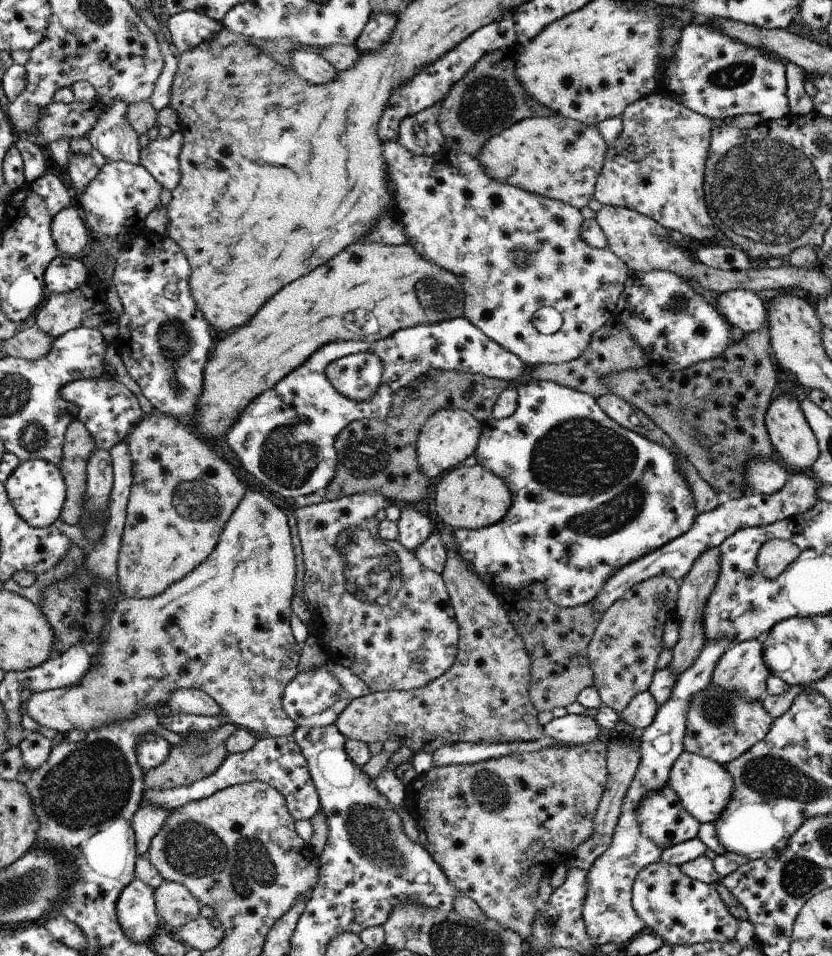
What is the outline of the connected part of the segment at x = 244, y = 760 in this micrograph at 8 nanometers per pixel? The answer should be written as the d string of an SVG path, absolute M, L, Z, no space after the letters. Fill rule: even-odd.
M293 735L284 737L259 736L256 744L246 752L228 754L225 762L213 775L199 780L190 786L171 788L170 790L148 790L142 802L150 804L154 808L164 808L172 811L175 808L184 807L185 804L212 796L215 792L224 790L230 786L249 783L254 780L273 785L282 793L289 806L289 812L296 820L309 820L321 808L320 797L314 784L312 774L309 772L308 761L302 753L301 746L294 740Z

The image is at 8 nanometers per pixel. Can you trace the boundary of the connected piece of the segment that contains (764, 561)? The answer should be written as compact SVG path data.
M772 539L765 542L756 556L758 570L764 578L776 580L800 556L800 551L800 548L789 540Z

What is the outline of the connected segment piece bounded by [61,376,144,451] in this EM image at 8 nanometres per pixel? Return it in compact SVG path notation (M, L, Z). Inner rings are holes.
M98 376L90 380L77 380L63 387L61 395L64 400L76 405L77 419L85 422L97 443L97 448L108 451L116 447L118 443L126 441L126 436L138 425L138 421L144 414L140 410L136 396L124 384L112 378Z

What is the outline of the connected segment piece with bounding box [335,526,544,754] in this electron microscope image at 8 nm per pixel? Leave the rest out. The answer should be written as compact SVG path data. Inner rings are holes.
M450 526L439 528L440 540L447 550L443 576L450 603L459 626L458 654L454 664L432 680L430 684L410 691L370 692L365 697L353 699L344 708L335 725L346 740L358 740L368 745L381 742L385 746L399 747L417 752L436 752L442 745L457 742L532 742L544 736L544 725L538 722L538 712L530 700L531 660L522 636L516 632L502 601L474 572L472 567L458 556L454 533Z

